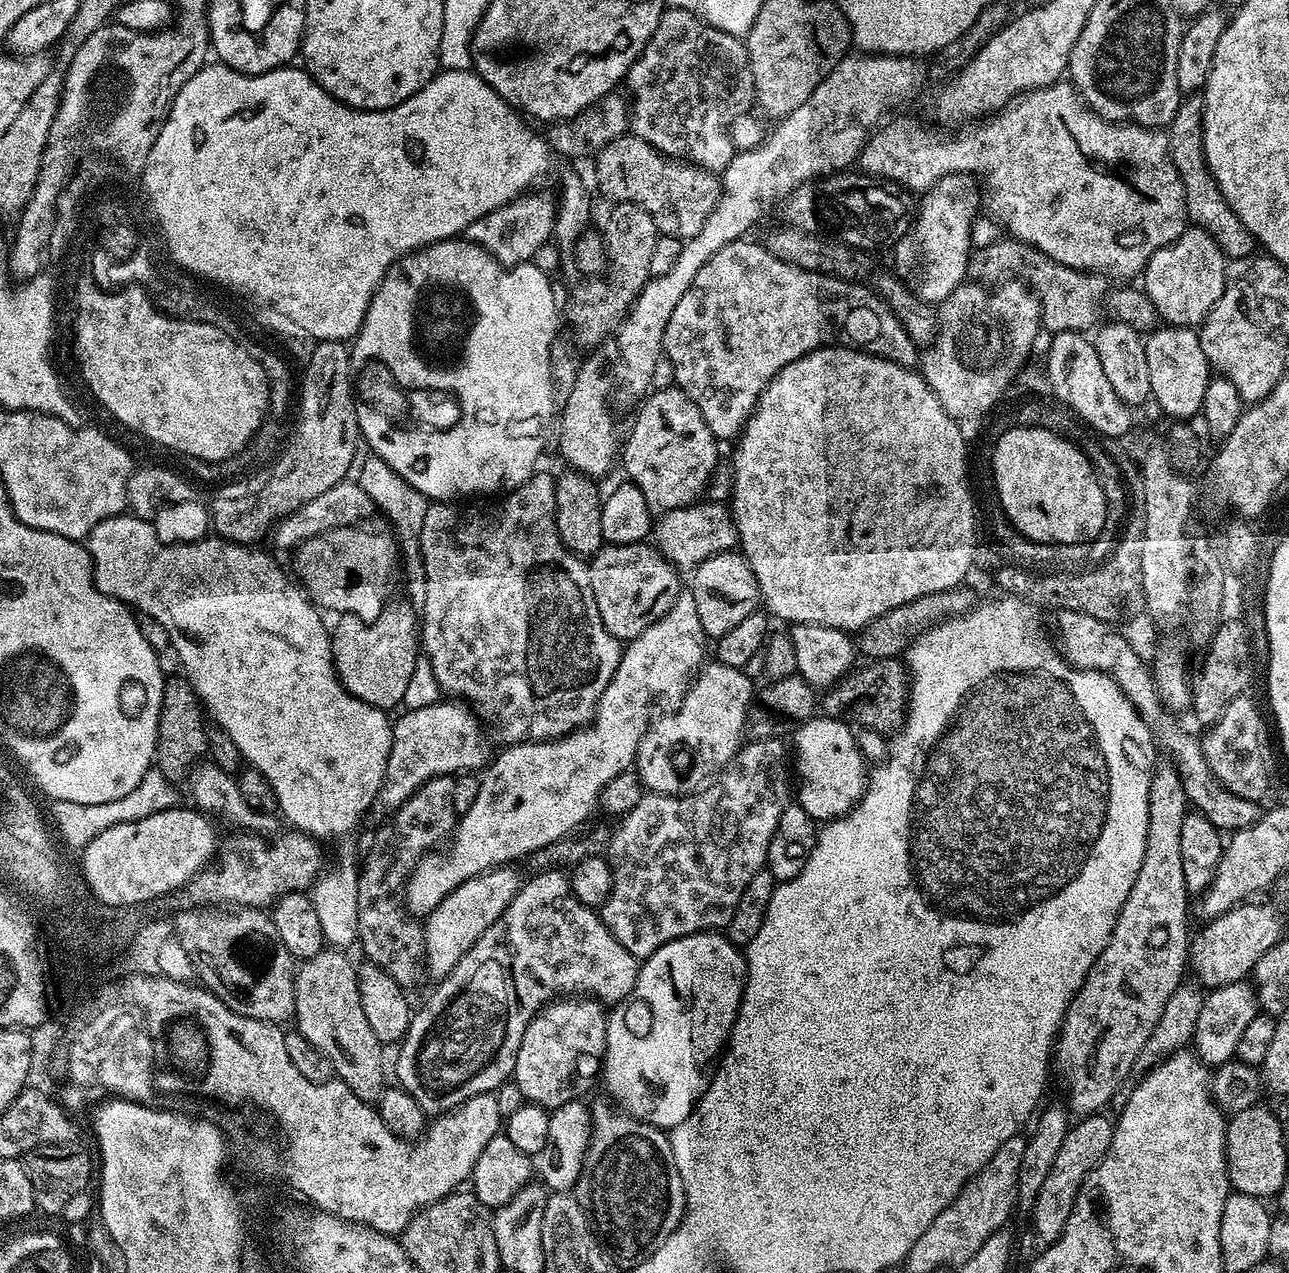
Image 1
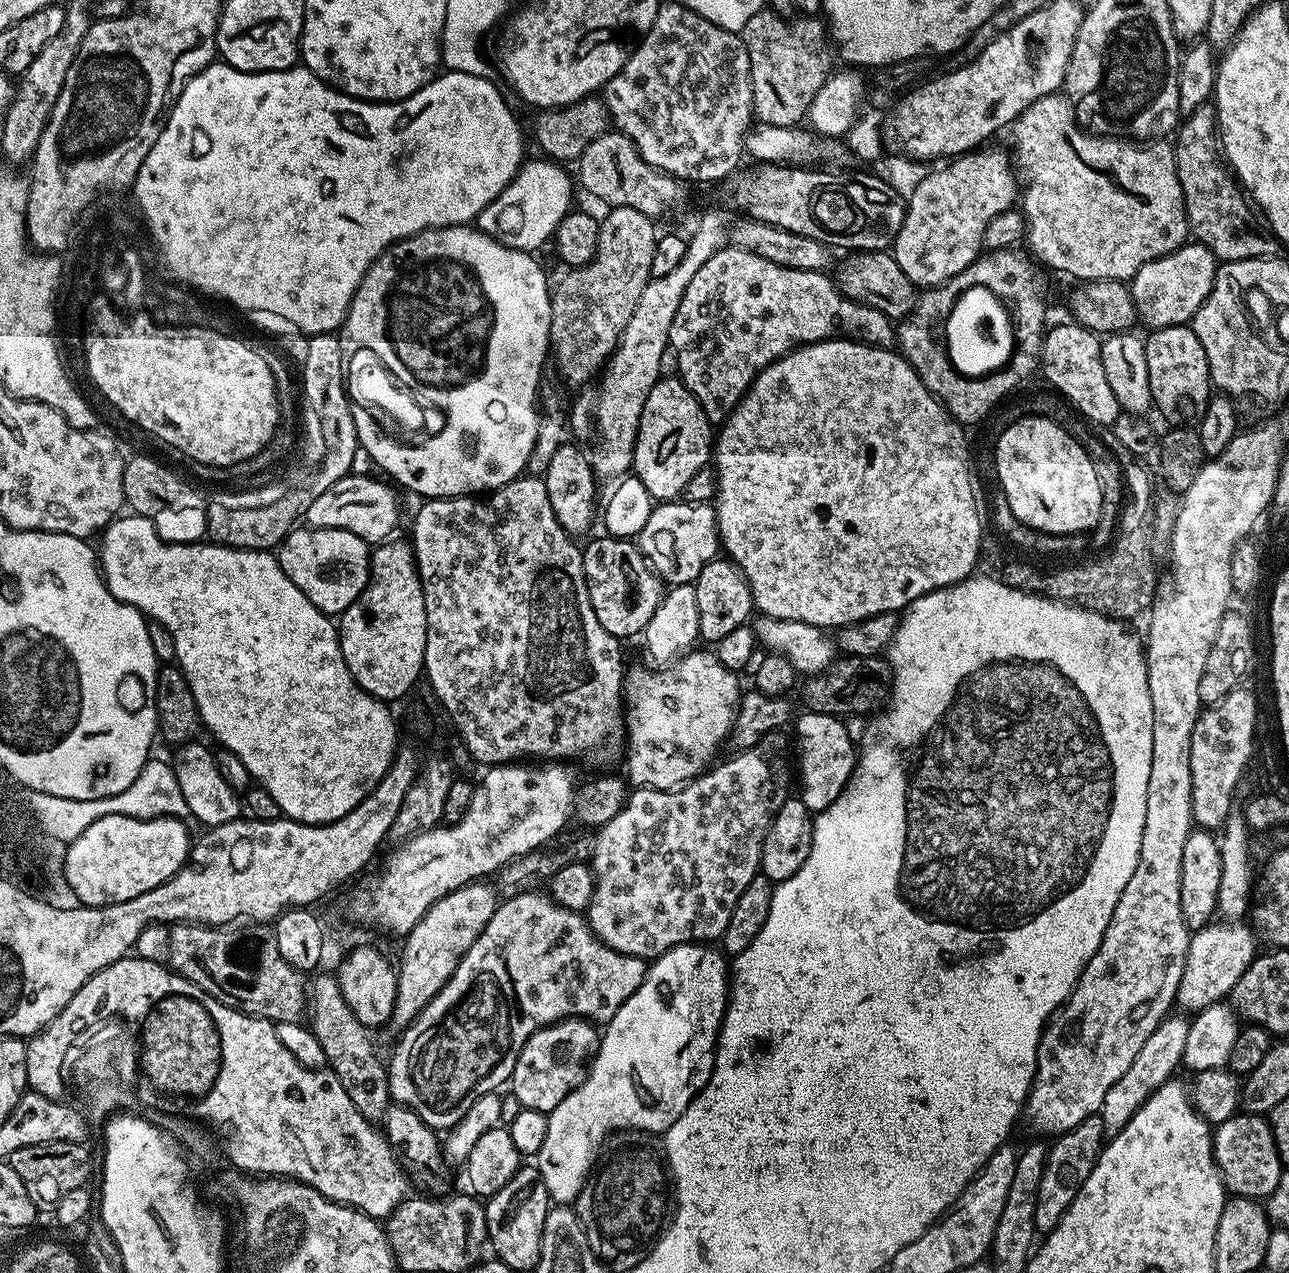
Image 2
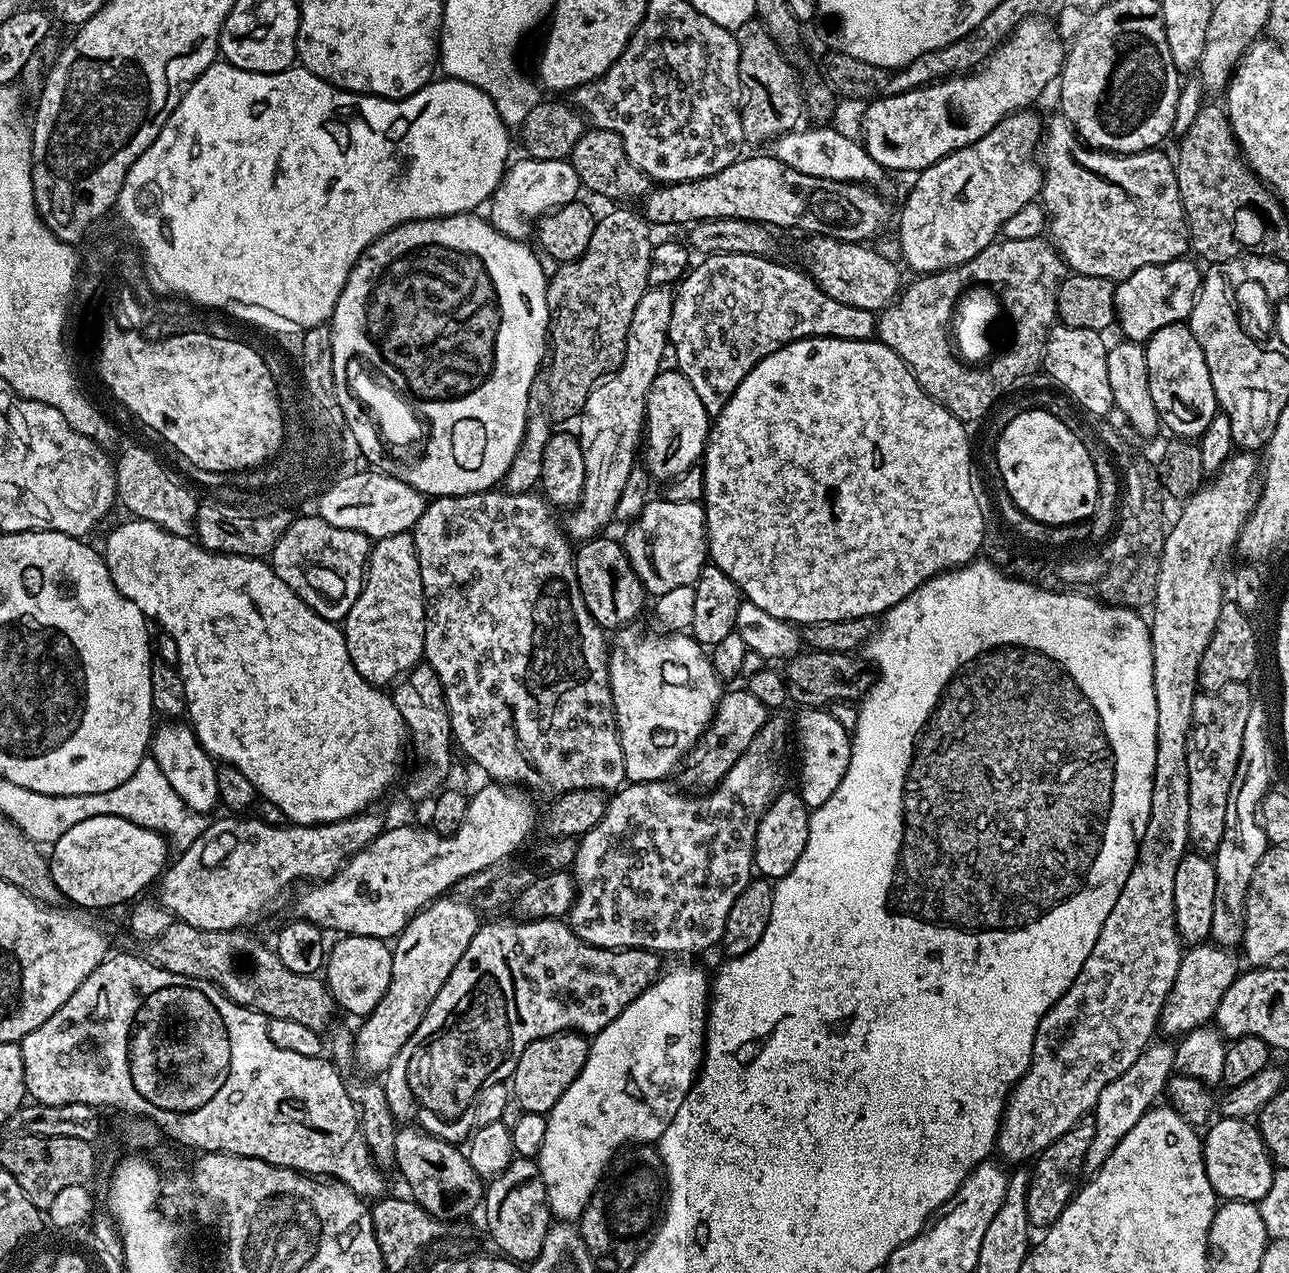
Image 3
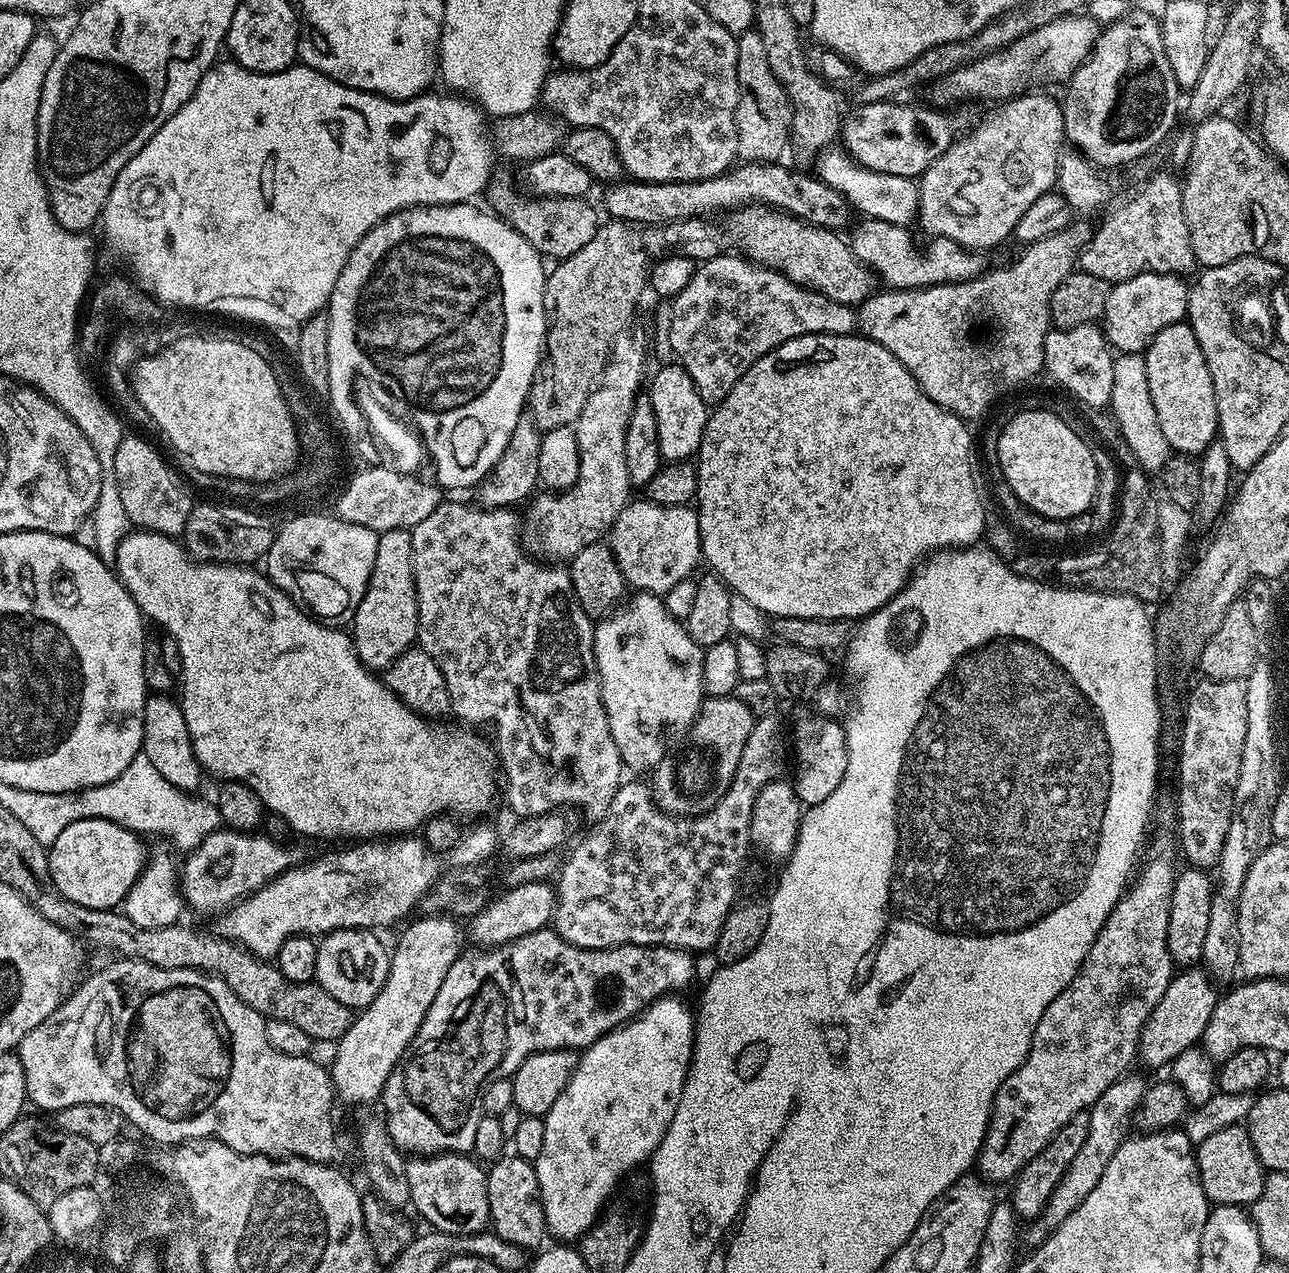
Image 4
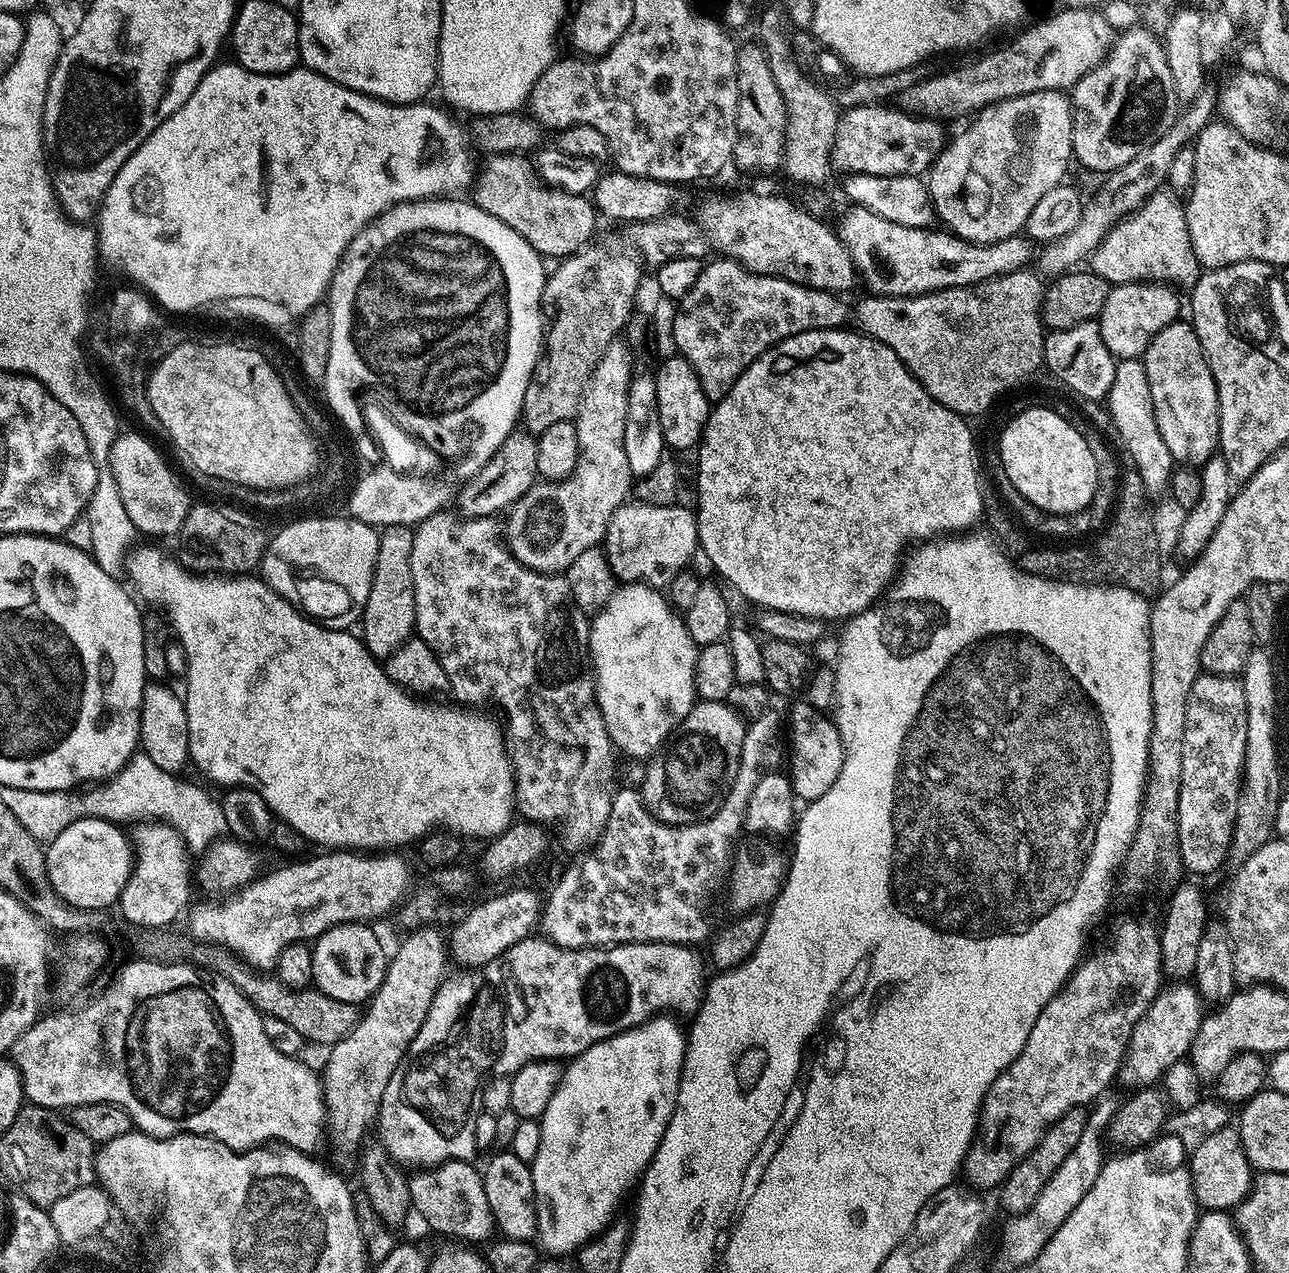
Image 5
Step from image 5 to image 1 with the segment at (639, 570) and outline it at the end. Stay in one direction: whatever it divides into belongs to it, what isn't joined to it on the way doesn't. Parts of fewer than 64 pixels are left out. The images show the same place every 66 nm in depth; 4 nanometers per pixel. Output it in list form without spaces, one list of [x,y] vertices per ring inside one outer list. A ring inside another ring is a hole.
[[[697,502],[686,508],[663,513],[654,524],[654,547],[678,570],[694,570],[706,558],[737,547],[736,523],[727,503]]]

